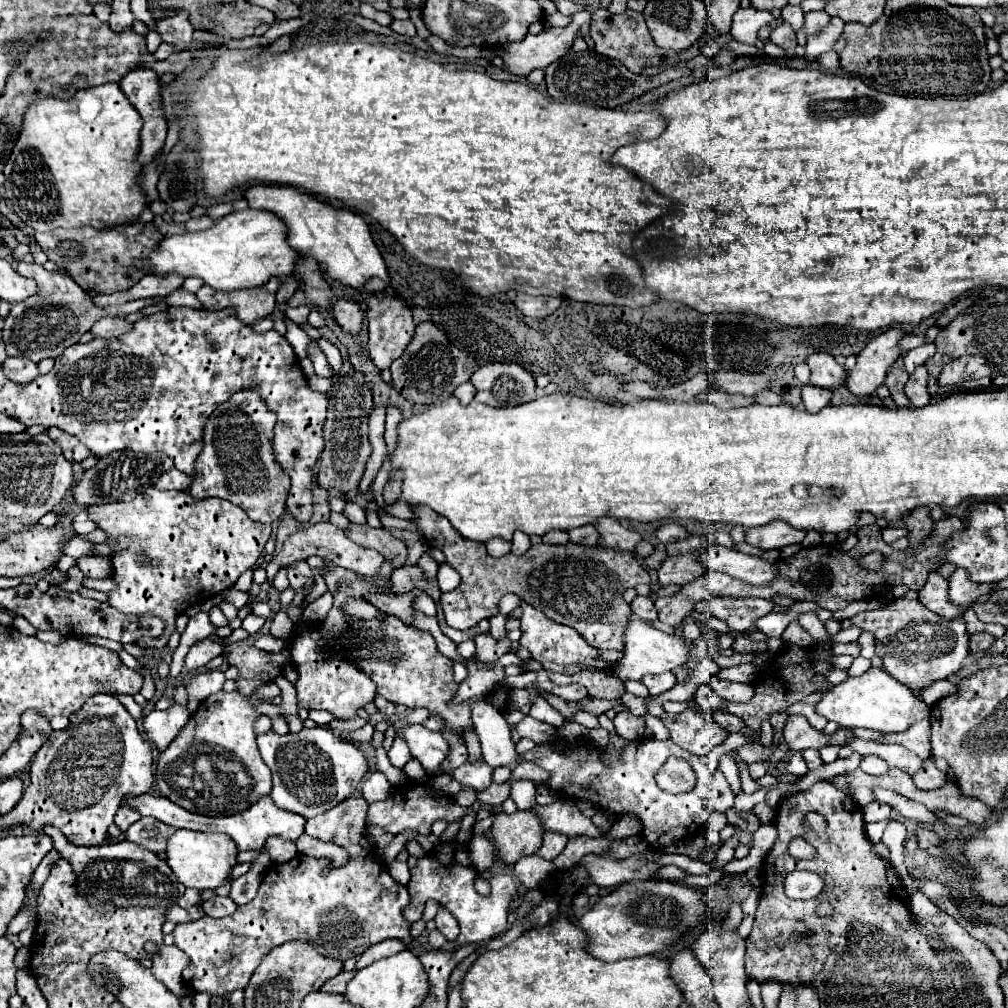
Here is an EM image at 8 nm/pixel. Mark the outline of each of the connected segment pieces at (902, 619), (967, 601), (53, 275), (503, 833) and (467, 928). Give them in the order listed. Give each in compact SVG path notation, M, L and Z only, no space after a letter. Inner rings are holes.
M906 592L902 598L896 598L876 610L860 612L848 620L842 620L840 624L842 628L858 626L862 632L870 632L876 640L876 654L884 656L882 658L884 670L894 680L908 686L914 694L920 694L930 684L958 672L968 656L970 636L964 630L962 616L948 620L932 610L926 610L918 602L916 592ZM896 656L924 656L924 658L910 660L910 658L896 658Z
M956 570L948 580L948 596L954 606L958 606L962 612L982 594L990 592L994 584L976 584L968 580L968 574L964 570Z
M18 262L16 272L28 278L34 278L38 284L38 294L32 298L26 298L24 302L12 304L12 310L6 318L2 338L6 342L6 352L8 356L26 356L32 362L40 362L44 358L56 358L58 354L64 352L64 348L72 346L78 342L78 338L90 330L90 326L102 317L117 317L135 313L140 309L159 303L162 298L142 298L129 301L122 306L108 306L106 308L96 308L92 304L92 296L84 292L70 274L66 272L48 272L40 264L26 264Z
M518 810L514 814L502 812L502 814L494 816L494 824L492 824L492 830L490 830L490 840L492 840L494 848L496 848L498 858L502 862L514 866L520 858L530 856L530 854L534 854L540 848L542 834L544 834L544 830L542 830L540 822L534 820L534 812L532 810L524 810L524 812Z
M456 842L440 844L438 848L428 852L426 858L418 860L416 868L412 870L412 880L408 882L408 892L410 892L412 902L406 906L404 916L410 922L420 920L426 900L432 898L432 900L440 902L444 908L448 908L452 912L452 916L458 920L460 934L456 938L456 946L470 944L470 942L480 944L480 942L488 942L488 940L500 936L502 932L508 930L508 924L506 924L508 910L498 910L498 906L488 902L492 898L492 894L488 894L488 896L478 894L474 890L474 876L476 876L476 870L470 862L466 846L462 846L462 844L458 846Z

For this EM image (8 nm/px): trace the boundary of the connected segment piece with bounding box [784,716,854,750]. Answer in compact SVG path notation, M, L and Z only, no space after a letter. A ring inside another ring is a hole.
M788 716L784 724L784 740L790 750L804 750L804 748L816 748L820 750L822 746L830 744L846 744L854 736L850 730L840 730L834 736L824 736L822 732L814 730L804 716Z

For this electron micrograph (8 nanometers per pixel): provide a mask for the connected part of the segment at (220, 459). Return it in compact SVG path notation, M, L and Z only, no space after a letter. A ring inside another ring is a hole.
M254 390L236 392L230 400L220 404L204 426L204 448L196 460L190 496L192 498L224 498L244 508L252 520L272 524L286 510L286 496L290 490L288 472L276 462L272 450L274 414L262 404Z

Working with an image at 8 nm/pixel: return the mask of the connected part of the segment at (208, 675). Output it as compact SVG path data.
M222 670L204 672L204 674L198 674L196 678L186 680L188 690L190 690L190 702L188 702L190 714L196 714L196 708L198 708L198 704L202 700L206 700L210 694L222 690L224 682L226 682L226 678L224 678L224 672Z

